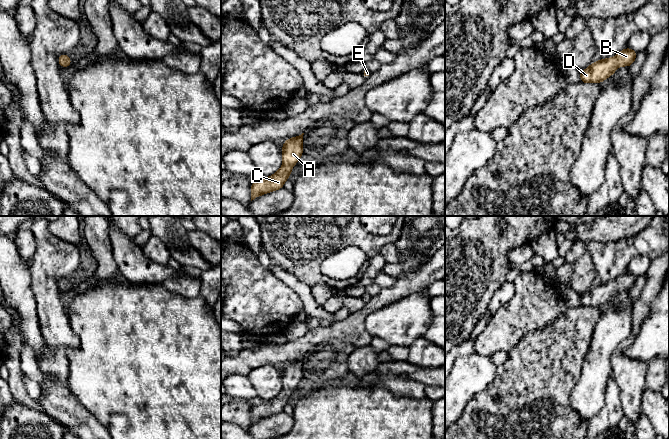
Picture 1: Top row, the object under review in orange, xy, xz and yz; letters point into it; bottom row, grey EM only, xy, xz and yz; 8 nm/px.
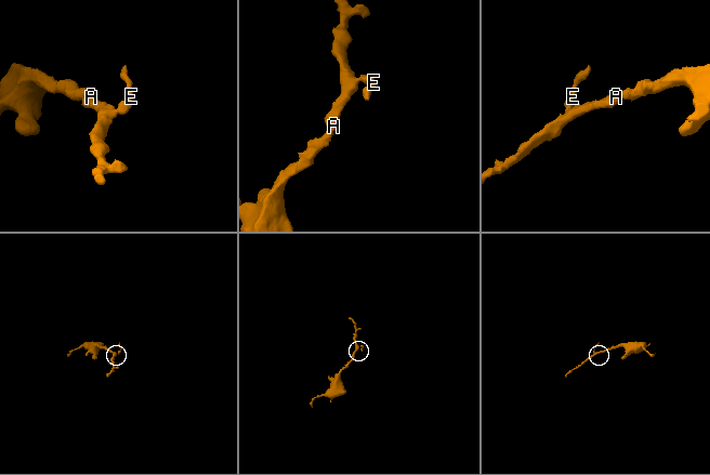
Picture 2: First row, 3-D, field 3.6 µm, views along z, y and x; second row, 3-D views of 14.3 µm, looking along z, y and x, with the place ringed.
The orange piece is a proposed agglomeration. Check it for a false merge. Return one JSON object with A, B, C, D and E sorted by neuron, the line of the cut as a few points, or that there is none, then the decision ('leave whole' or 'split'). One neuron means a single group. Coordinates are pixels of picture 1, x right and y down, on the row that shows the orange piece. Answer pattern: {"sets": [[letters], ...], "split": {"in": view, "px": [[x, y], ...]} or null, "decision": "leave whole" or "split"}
{"sets": [["A", "B", "C", "D", "E"]], "split": null, "decision": "leave whole"}

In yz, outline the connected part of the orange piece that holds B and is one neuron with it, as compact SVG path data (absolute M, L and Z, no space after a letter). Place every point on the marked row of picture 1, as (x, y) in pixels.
M625 48L615 57L593 62L587 69L580 71L582 83L601 83L613 75L618 66L631 66L637 56L636 51Z

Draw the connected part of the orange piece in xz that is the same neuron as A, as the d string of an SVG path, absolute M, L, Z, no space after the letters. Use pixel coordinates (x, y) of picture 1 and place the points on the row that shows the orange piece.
M304 133L297 137L286 139L286 142L282 145L283 165L274 175L252 182L251 201L265 193L283 188L284 182L292 173L292 167L297 164L303 154L303 135Z

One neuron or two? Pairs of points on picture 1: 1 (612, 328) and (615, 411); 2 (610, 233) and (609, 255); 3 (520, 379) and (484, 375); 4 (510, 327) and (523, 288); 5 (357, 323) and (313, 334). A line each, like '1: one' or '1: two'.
1: two
2: two
3: two
4: one
5: one

